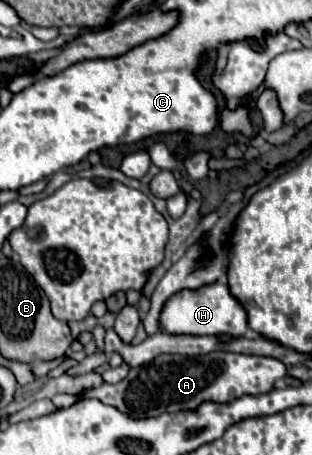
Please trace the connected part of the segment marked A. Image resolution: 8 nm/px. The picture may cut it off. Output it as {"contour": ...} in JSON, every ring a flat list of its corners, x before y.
{"contour":[[210,352,204,356,180,356,180,354,160,354,152,362,136,366,128,372,128,376,116,384,102,384,98,388,86,390,80,396,56,394,52,402,58,408,68,408,76,400,98,398,100,402,114,406,116,410,128,414,130,418,152,418,164,412,178,410,196,410,202,402,232,402,240,396,258,396,266,394,274,388,278,378,286,376,286,366,276,358,266,356,248,356,248,354,232,354,232,352]]}

